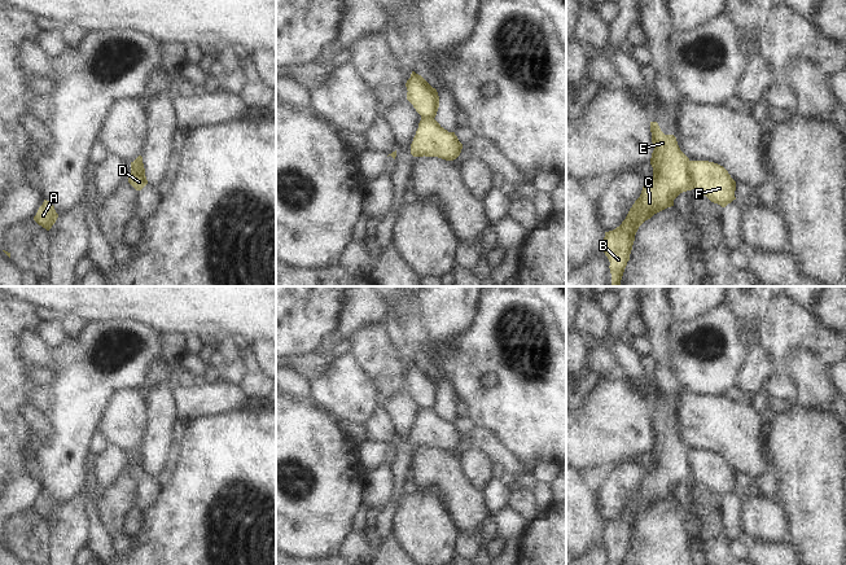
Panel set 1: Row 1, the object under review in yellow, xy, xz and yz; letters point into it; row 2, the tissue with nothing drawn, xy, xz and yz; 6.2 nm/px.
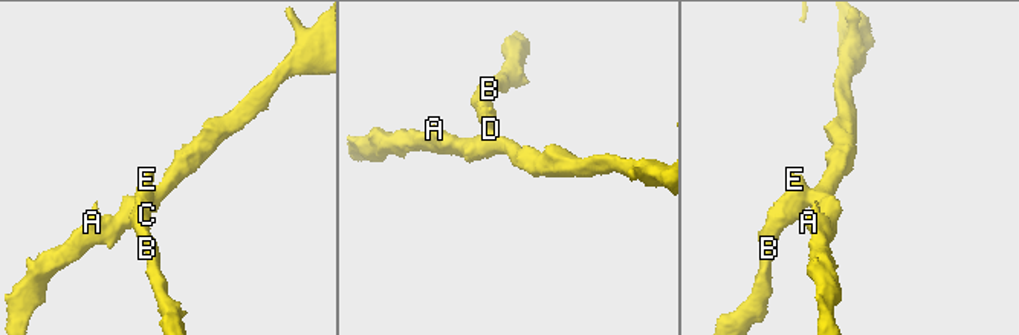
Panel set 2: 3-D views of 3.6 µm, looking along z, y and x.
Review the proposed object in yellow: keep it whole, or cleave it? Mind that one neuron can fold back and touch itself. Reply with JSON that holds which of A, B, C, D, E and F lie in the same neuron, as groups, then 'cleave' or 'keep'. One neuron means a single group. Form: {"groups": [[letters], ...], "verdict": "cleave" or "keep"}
{"groups": [["A", "F"], ["B", "C", "D", "E"]], "verdict": "cleave"}

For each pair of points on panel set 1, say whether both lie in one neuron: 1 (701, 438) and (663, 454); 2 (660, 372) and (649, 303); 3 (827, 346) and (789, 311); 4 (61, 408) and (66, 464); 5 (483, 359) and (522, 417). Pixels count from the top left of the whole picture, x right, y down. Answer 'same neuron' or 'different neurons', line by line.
1: different neurons
2: same neuron
3: same neuron
4: same neuron
5: same neuron

